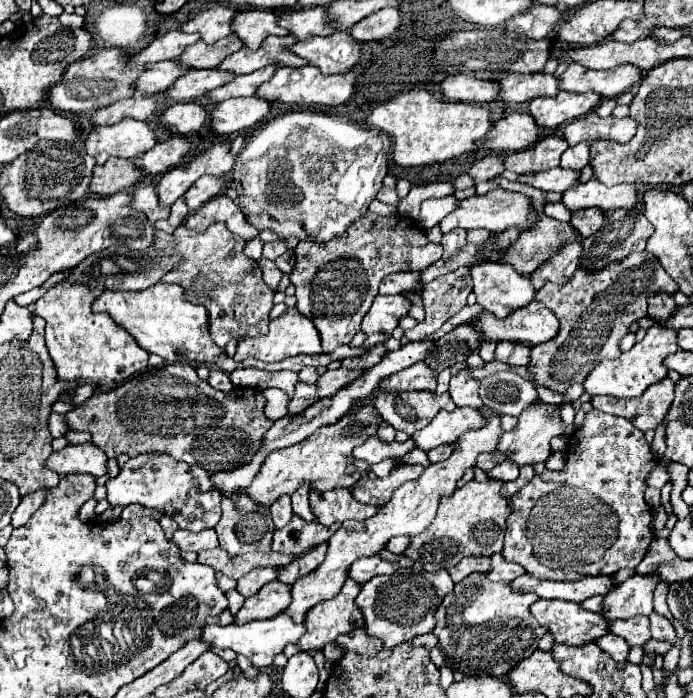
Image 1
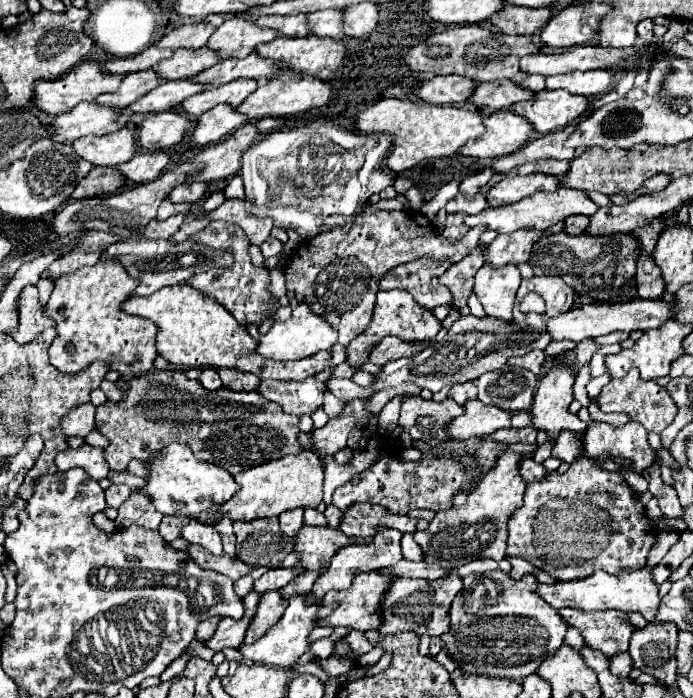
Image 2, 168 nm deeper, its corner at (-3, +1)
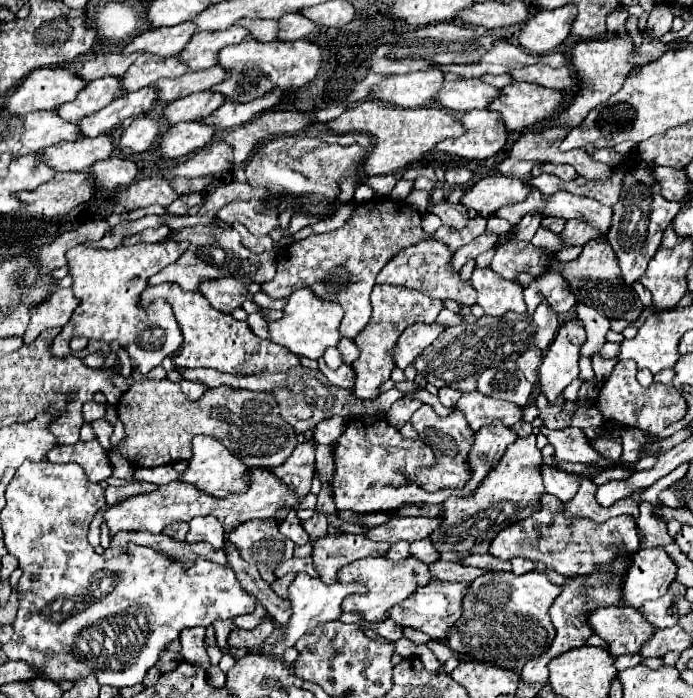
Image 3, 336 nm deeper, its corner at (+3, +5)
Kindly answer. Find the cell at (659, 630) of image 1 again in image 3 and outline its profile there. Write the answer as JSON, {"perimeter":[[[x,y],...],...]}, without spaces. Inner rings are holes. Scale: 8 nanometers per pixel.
{"perimeter":[[[664,548],[638,550],[624,582],[624,604],[640,608],[646,600],[660,598],[676,578],[676,562]]]}

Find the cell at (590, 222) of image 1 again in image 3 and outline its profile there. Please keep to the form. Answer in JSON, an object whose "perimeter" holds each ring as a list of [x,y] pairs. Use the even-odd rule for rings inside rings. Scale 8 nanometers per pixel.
{"perimeter":[[[544,216],[542,222],[540,222],[542,228],[548,228],[548,230],[554,232],[554,234],[560,234],[560,232],[564,230],[564,224],[566,224],[566,222],[562,222],[562,218],[550,218],[550,216]]]}

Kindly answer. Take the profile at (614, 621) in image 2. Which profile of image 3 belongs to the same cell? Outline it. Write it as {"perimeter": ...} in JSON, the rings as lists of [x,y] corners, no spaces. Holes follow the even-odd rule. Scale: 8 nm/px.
{"perimeter":[[[606,608],[590,614],[590,626],[596,634],[610,644],[610,654],[638,654],[640,648],[652,638],[654,626],[644,618],[638,608]]]}

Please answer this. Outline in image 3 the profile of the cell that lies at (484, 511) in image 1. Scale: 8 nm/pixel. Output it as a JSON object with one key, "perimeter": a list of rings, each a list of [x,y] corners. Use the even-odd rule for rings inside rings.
{"perimeter":[[[530,434],[526,438],[518,438],[514,444],[508,446],[502,462],[494,472],[488,474],[486,482],[482,482],[474,498],[448,498],[444,502],[444,522],[430,536],[440,556],[444,560],[460,562],[470,554],[486,554],[490,542],[500,530],[538,512],[542,508],[540,498],[546,492],[540,474],[542,464],[542,452],[536,448],[536,436]]]}

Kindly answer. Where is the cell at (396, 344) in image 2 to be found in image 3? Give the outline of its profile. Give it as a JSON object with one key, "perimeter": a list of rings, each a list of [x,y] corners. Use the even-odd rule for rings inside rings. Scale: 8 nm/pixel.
{"perimeter":[[[414,322],[410,324],[404,334],[398,340],[398,346],[394,348],[394,362],[398,362],[398,368],[406,368],[410,364],[414,364],[414,360],[424,352],[426,346],[430,346],[438,334],[446,330],[446,326],[432,322],[432,324],[424,324],[424,322]]]}

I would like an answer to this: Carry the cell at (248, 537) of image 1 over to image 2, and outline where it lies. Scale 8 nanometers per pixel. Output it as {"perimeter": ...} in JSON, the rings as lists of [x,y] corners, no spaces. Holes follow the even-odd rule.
{"perimeter":[[[256,518],[252,522],[234,522],[236,554],[254,566],[276,568],[292,552],[292,538],[280,534],[278,518]]]}

